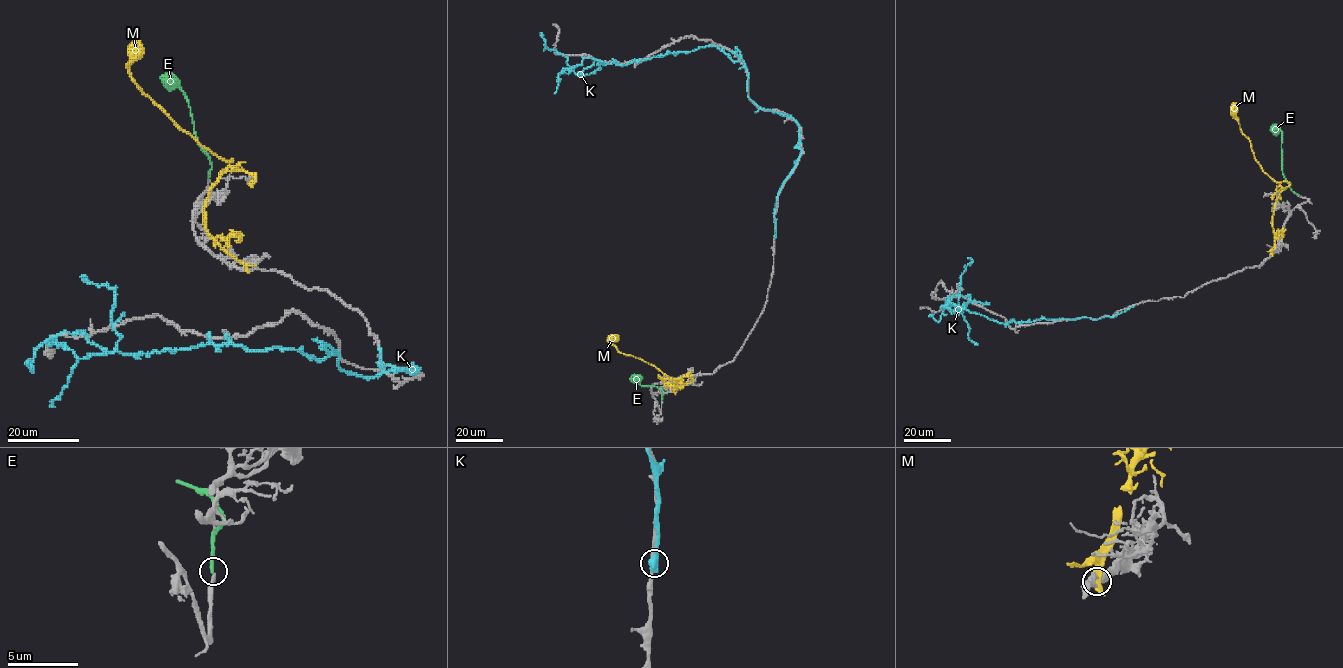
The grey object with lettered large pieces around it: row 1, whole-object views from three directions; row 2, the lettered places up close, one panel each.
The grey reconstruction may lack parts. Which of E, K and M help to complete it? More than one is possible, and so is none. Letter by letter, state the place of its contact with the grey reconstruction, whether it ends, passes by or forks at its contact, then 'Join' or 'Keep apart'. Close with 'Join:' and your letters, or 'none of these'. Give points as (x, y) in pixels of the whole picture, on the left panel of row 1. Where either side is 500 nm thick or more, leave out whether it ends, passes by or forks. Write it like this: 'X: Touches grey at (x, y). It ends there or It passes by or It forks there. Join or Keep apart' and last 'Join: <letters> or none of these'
E: Touches grey at (209, 180). It ends there. Join
K: Touches grey at (379, 348). Keep apart
M: Touches grey at (247, 270). Keep apart
Join: E

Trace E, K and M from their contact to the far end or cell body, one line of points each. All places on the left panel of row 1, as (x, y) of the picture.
E: (208, 179), (210, 159), (198, 142), (183, 91), (174, 82), (166, 82), (160, 76)
K: (380, 348), (382, 368), (418, 368), (358, 376), (325, 343), (320, 360), (108, 351), (78, 330), (26, 362)
M: (247, 269), (207, 229), (207, 194), (232, 160), (225, 162), (204, 148), (137, 86), (129, 66), (139, 41)

